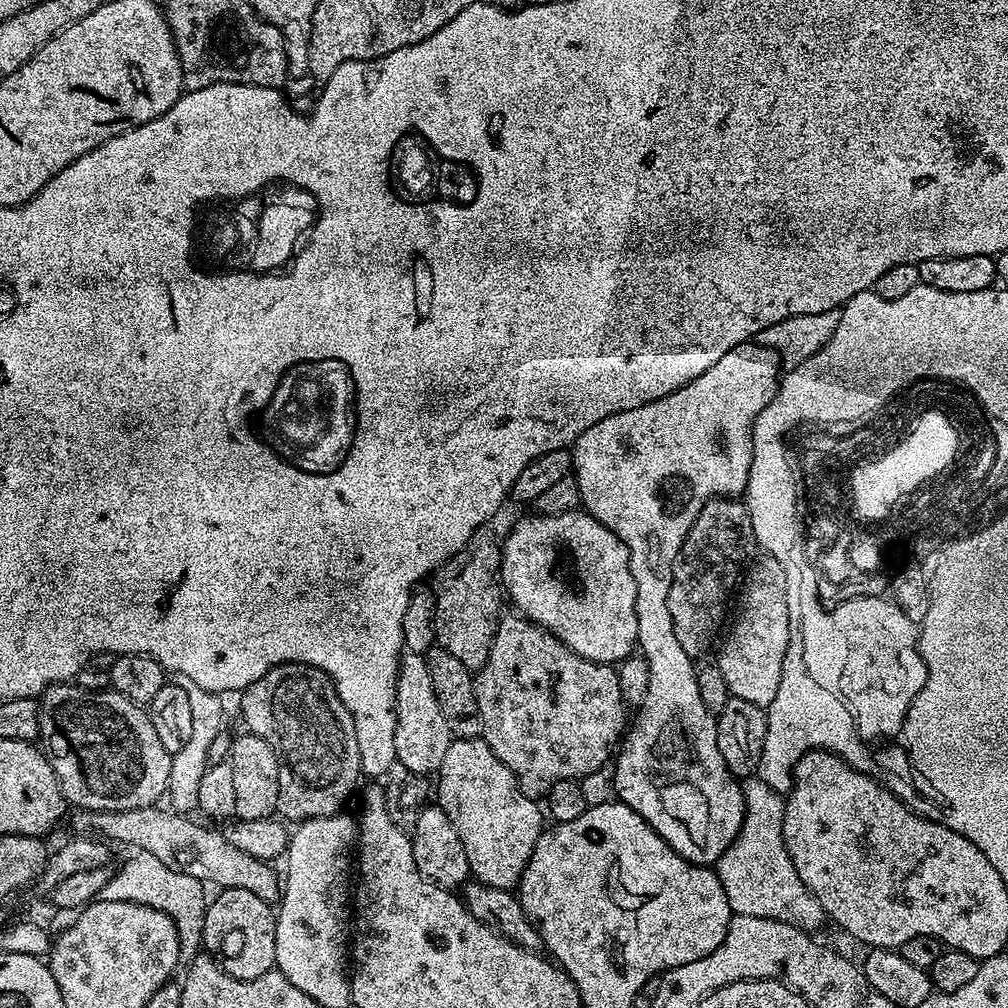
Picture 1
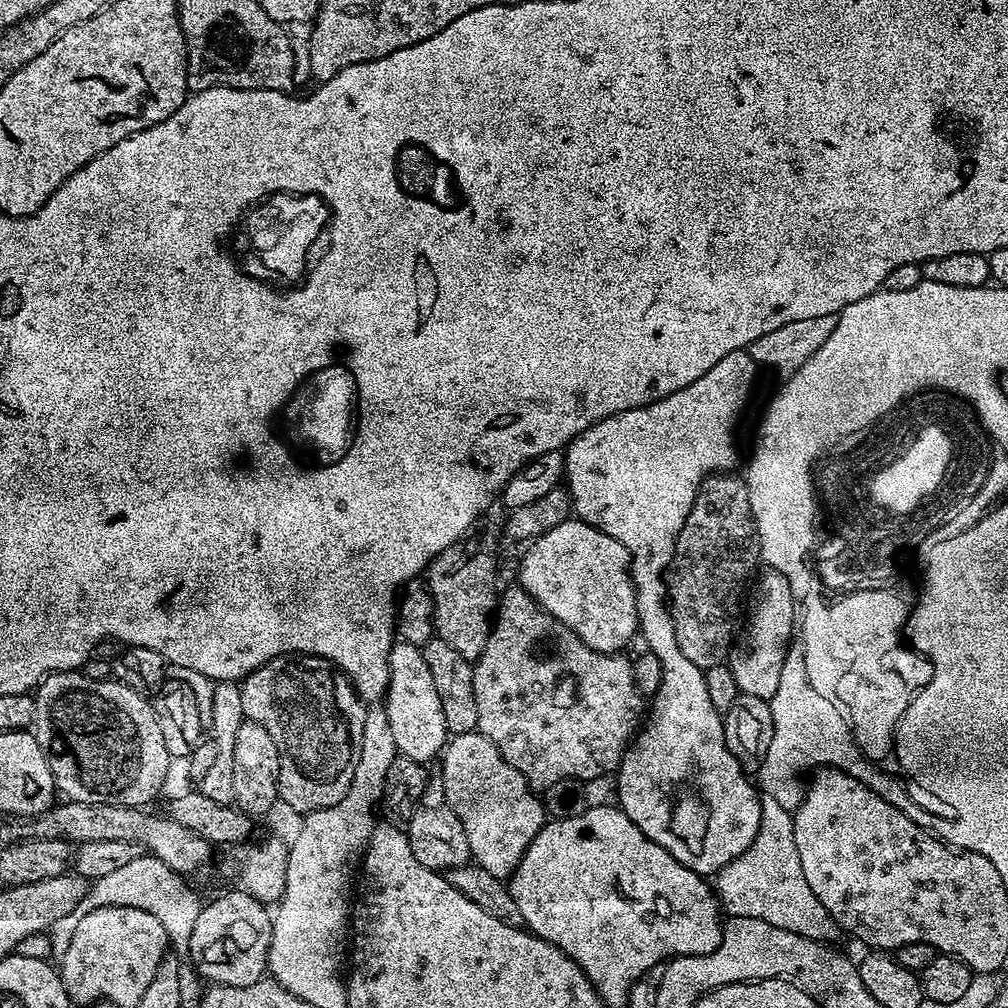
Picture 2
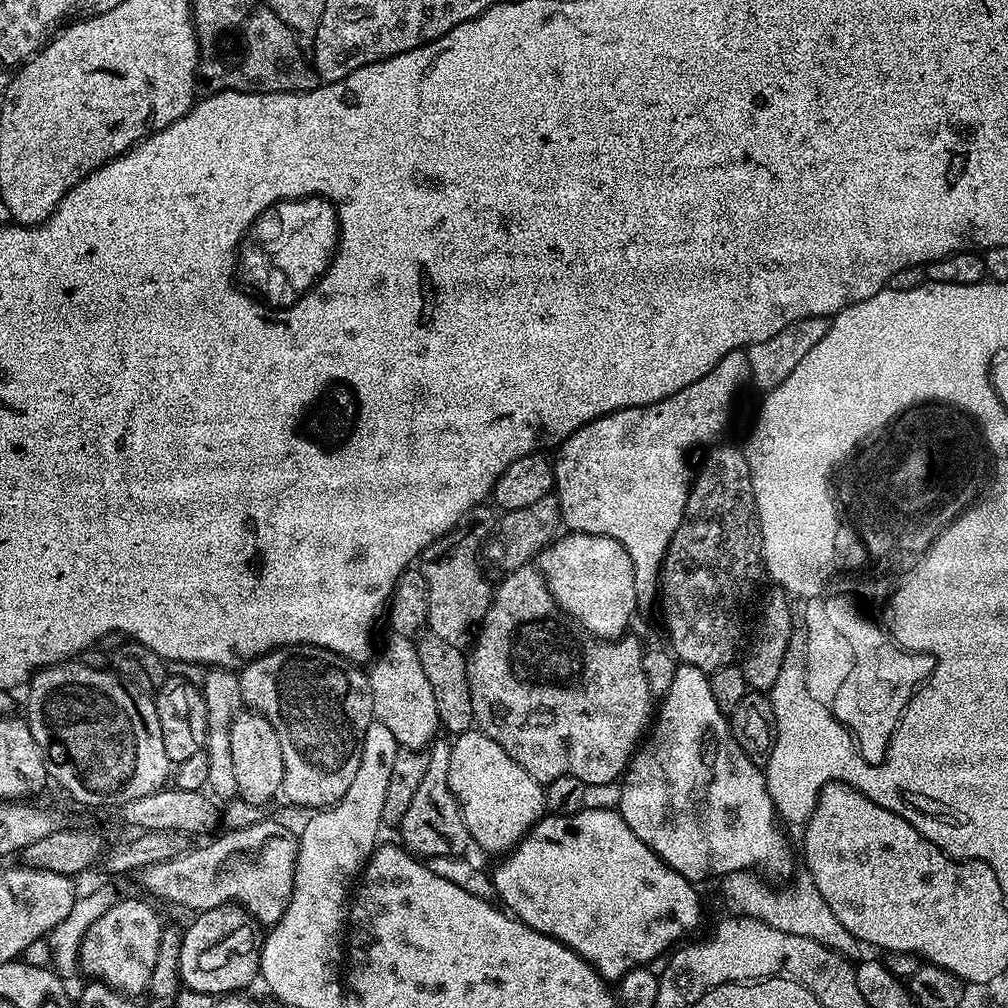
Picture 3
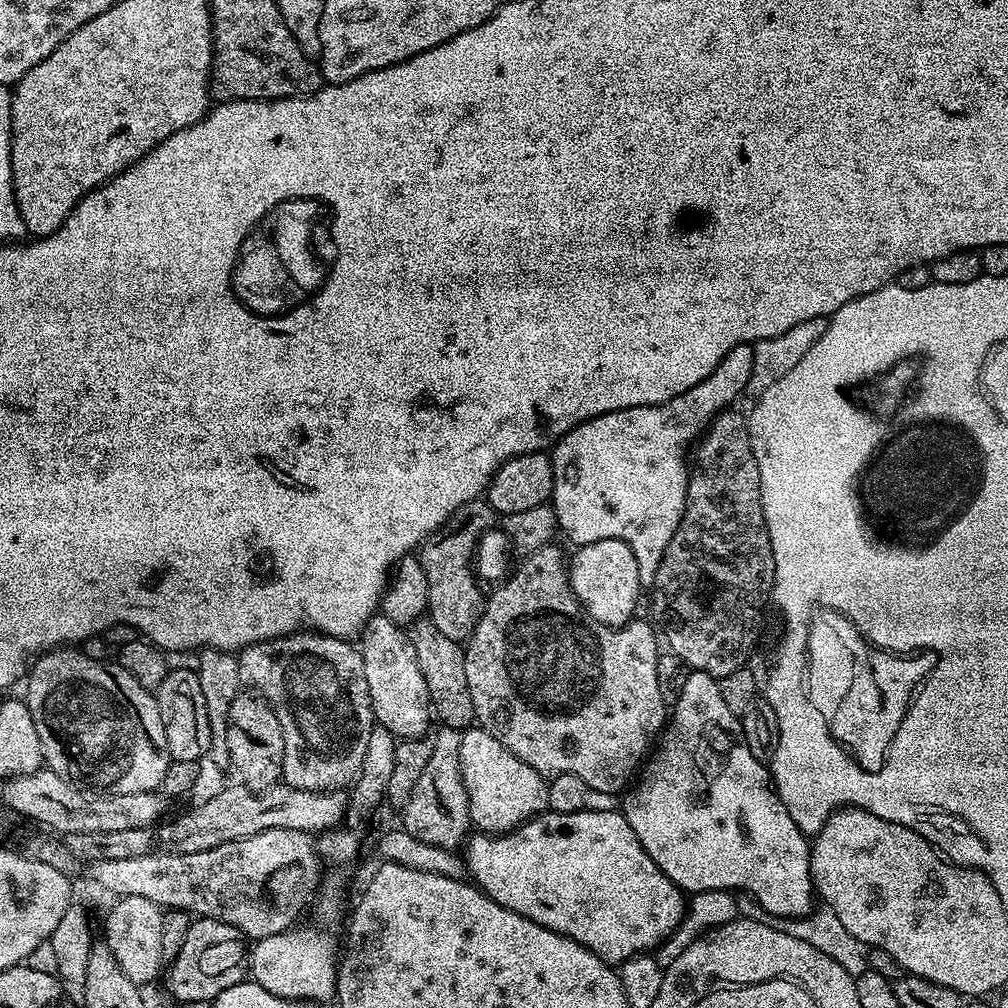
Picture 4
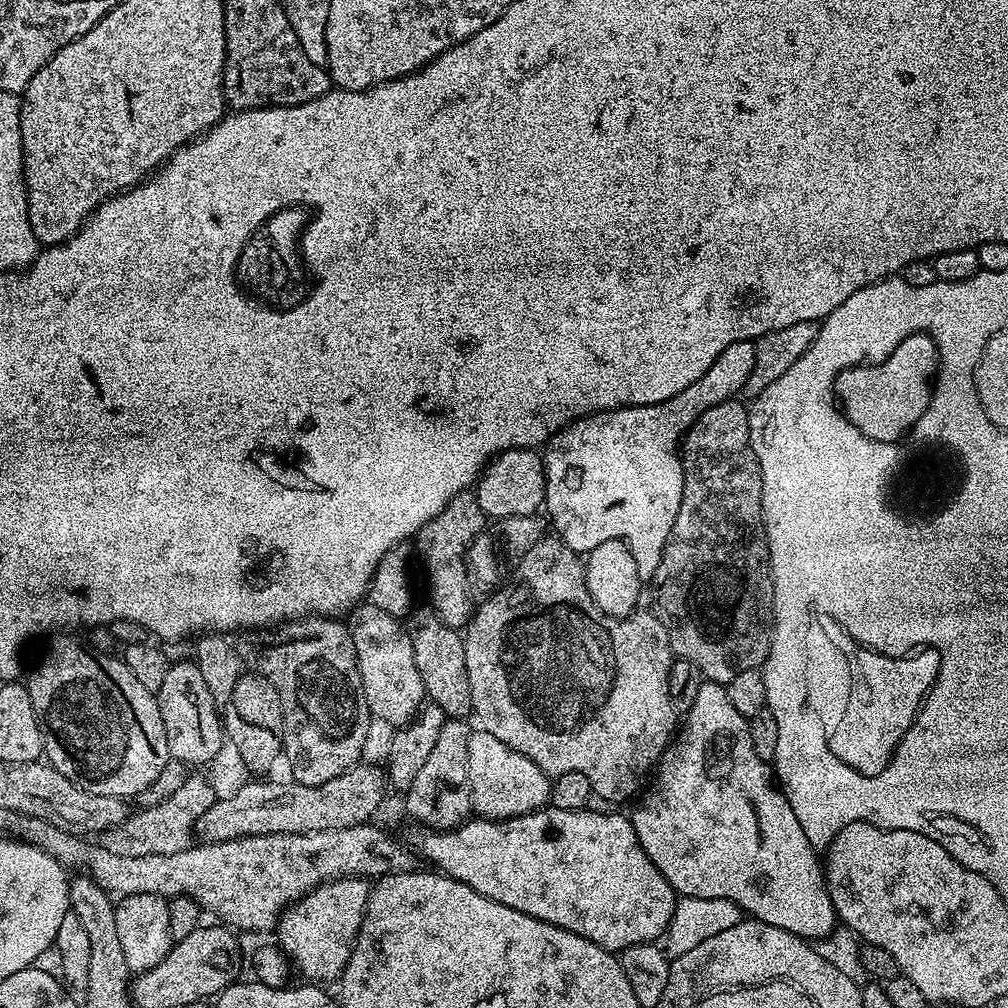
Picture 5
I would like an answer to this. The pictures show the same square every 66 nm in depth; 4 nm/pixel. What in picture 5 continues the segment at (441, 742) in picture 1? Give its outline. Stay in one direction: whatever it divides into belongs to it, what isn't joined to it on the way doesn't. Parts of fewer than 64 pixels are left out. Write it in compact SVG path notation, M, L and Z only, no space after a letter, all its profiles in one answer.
M364 602L351 613L350 631L356 661L358 662L358 674L362 678L362 690L366 694L366 706L377 721L391 726L403 726L408 724L420 711L425 703L422 677L418 674L418 666L414 666L414 646L410 646L407 627L397 617L391 616L382 610L382 606L371 602Z

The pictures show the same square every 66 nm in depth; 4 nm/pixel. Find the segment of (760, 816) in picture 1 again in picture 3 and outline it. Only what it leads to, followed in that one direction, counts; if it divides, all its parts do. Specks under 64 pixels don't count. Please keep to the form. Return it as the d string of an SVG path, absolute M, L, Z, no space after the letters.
M753 871L731 872L721 879L722 898L726 909L731 915L740 917L750 917L758 921L764 921L782 933L796 934L798 937L810 937L811 940L832 948L846 958L853 958L860 943L846 930L844 926L834 916L834 912L822 898L817 888L813 886L811 879L802 876L795 886L792 896L780 896L776 894L767 881L764 881Z

